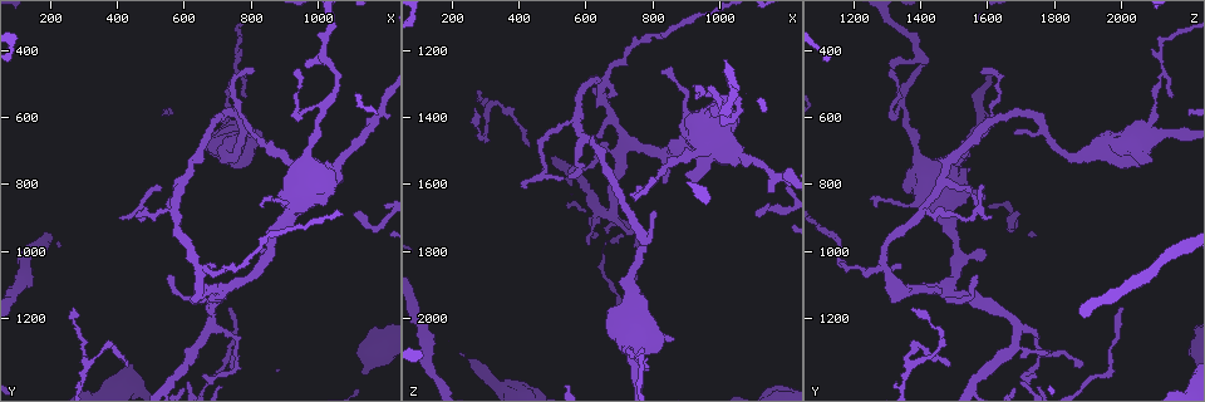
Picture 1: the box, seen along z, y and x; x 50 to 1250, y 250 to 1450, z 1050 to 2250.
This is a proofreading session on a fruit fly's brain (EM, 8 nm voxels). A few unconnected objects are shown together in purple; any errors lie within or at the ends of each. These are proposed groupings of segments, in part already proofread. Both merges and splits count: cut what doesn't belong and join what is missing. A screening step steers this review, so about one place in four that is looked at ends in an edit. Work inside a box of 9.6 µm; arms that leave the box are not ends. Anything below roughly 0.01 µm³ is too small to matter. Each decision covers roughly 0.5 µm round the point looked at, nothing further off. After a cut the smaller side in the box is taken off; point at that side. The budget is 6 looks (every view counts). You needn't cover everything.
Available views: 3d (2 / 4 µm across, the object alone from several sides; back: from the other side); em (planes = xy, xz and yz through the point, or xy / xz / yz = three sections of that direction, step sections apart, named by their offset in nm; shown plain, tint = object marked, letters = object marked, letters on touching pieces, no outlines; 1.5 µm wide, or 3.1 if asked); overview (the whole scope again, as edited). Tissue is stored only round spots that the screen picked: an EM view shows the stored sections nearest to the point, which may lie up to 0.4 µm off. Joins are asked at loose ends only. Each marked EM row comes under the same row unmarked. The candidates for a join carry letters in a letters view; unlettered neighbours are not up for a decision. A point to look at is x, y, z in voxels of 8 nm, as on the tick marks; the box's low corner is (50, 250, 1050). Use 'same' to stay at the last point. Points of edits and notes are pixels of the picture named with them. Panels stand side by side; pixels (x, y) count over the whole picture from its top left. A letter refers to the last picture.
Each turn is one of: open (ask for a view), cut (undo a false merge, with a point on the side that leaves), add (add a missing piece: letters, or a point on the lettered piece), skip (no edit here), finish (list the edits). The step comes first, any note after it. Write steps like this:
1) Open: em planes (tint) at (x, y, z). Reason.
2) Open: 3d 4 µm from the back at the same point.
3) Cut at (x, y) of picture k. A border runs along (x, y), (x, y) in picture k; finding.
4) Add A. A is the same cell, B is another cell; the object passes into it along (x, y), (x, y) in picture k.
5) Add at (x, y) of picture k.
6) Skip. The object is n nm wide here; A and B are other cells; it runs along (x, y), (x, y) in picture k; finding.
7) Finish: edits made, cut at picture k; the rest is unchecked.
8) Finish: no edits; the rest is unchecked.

Open: em 3.1 µm planes (letters) at (420, 900, 1610). Branch stops here.

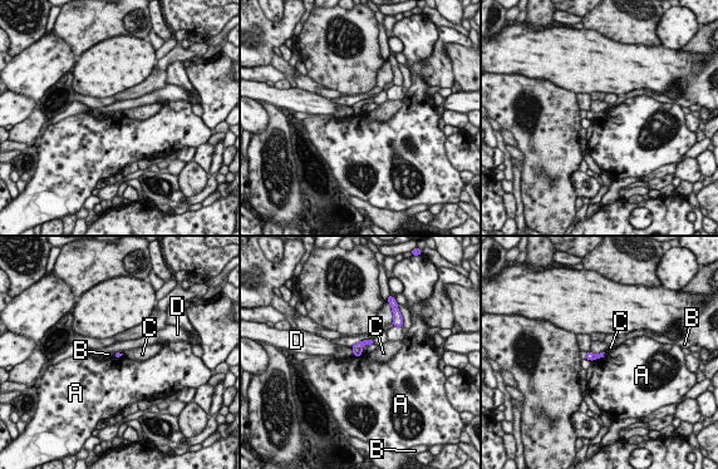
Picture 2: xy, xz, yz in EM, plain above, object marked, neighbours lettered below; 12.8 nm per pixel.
Skip. The longest contact is with A, 220 nm; A, B, C and D are other cells; a border runs along (605, 353), (593, 361) in picture 2; none of them fits.

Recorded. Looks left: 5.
Open: 3d 2 µm at (560, 1070, 1560). Branch stops here.

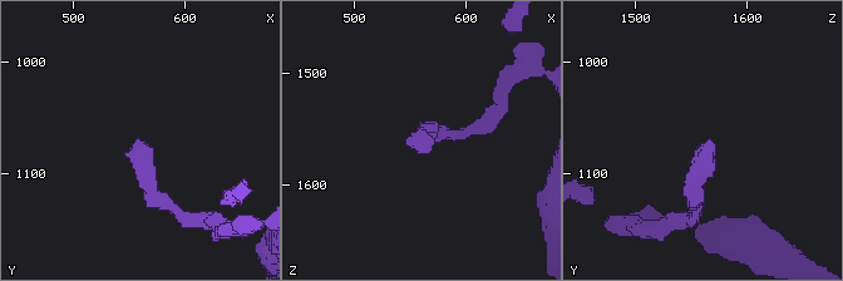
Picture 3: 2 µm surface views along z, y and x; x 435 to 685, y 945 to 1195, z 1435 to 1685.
Open: em planes (letters) at (556, 1068, 1568).

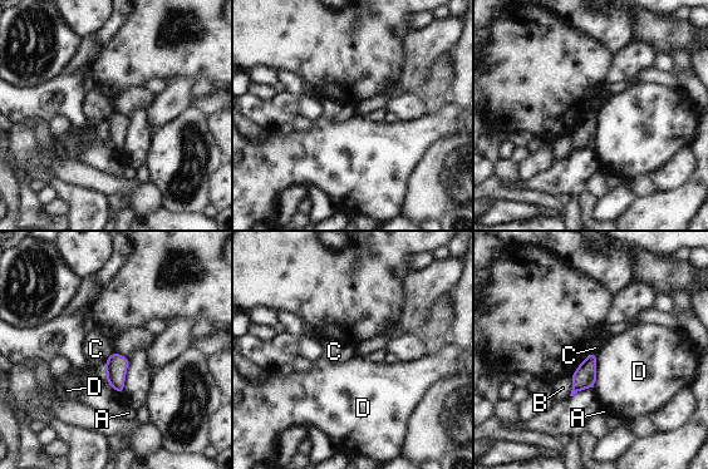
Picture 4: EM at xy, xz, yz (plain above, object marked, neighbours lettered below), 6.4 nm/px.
Skip. A, B, C and D are other cells; a border runs along (113, 351), (103, 364) in picture 4; no lettered piece goes on from it.

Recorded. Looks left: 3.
Open: em xz step 4 (letters) at (900, 840, 1580). Free end.

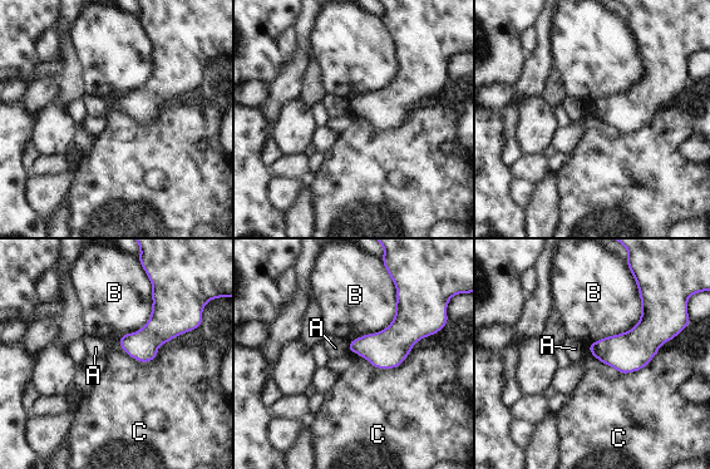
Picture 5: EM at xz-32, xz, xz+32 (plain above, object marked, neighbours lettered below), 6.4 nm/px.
Skip. The longest contact is with B, 500 nm; A, B and C are other cells; a border runs along (637, 285), (640, 319), (588, 346) in picture 5; no lettered piece goes on from it.

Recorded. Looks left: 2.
Finish: no edits; the rest is unchecked.

